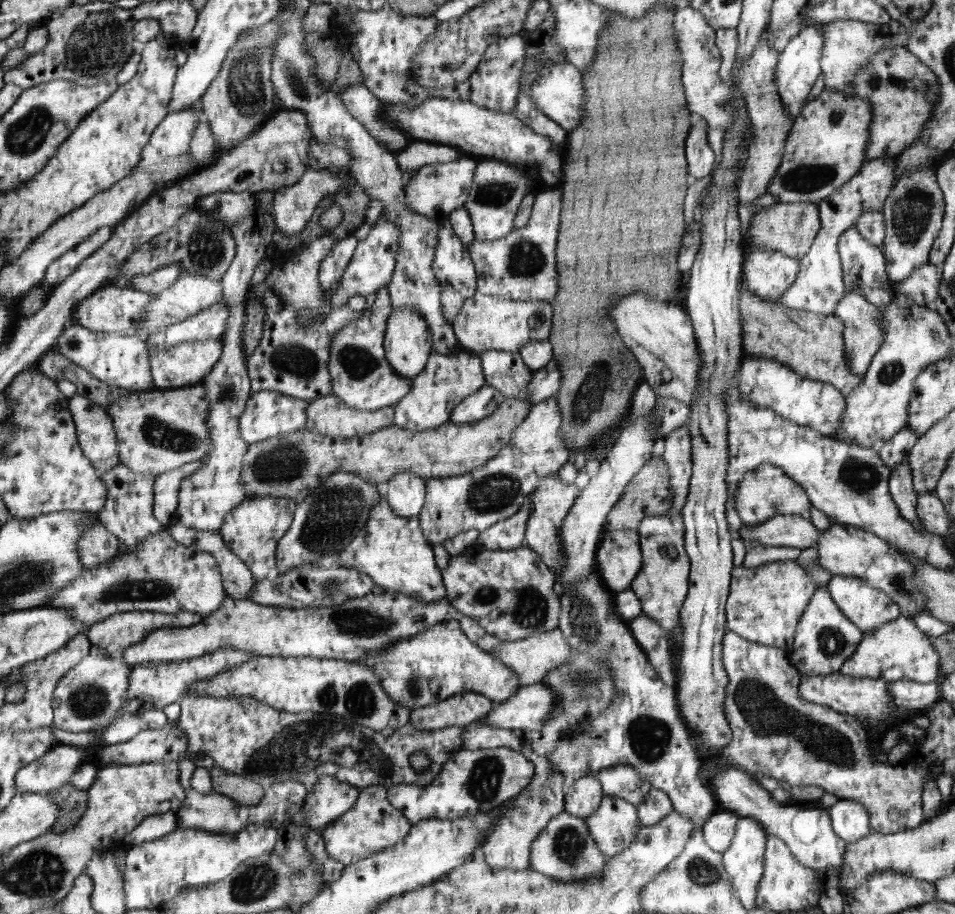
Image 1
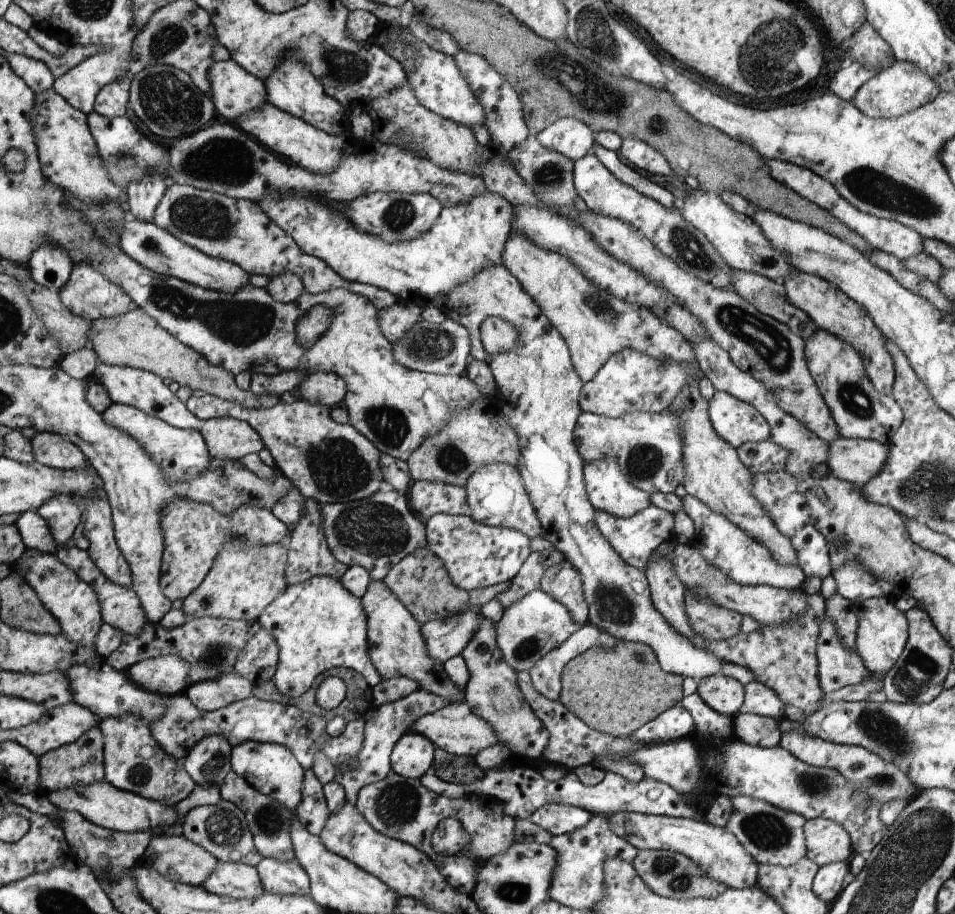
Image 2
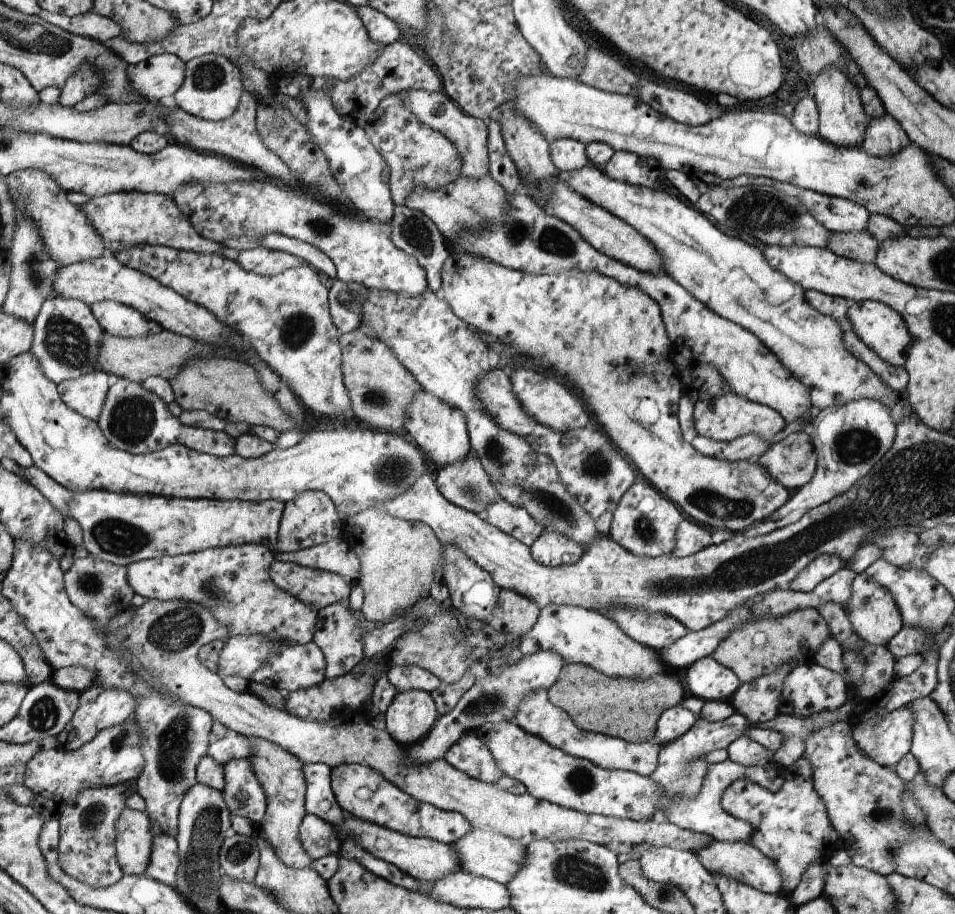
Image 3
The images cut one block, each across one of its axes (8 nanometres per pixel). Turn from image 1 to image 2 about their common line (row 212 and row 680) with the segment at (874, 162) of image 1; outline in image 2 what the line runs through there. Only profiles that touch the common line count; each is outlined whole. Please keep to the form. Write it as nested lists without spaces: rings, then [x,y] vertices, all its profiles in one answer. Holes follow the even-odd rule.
[[[824,618],[821,623],[816,643],[816,673],[824,694],[854,685],[871,675],[854,650],[845,649],[838,641],[829,619]]]

